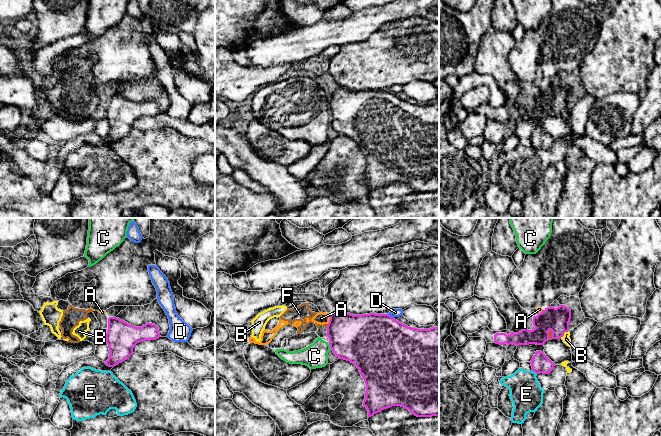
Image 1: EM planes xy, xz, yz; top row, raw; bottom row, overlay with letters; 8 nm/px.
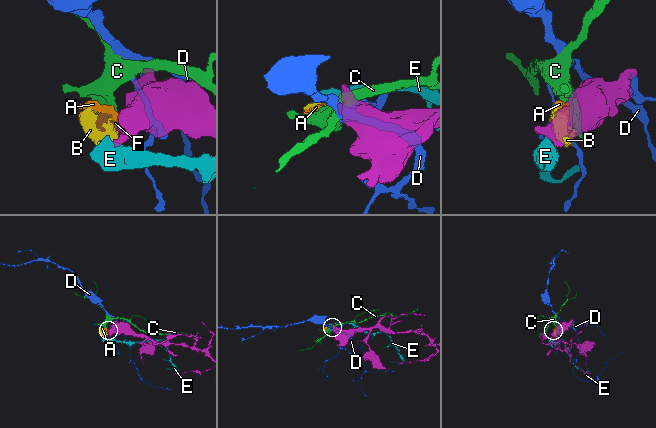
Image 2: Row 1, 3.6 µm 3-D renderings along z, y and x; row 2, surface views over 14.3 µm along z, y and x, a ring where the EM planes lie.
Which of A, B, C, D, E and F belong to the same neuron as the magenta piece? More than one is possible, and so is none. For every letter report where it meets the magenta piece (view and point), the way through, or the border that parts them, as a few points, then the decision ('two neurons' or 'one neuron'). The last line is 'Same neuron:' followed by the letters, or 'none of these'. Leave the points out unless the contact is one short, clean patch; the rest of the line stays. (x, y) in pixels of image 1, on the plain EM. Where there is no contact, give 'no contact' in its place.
A: meets magenta in xz at (330, 95); border along xz (330, 91), (327, 99); two neurons
B: meets magenta in yz at (563, 110); two neurons
C: meets magenta in xz at (330, 122); two neurons
D: meets magenta in xz at (389, 91); two neurons
E: meets magenta in yz at (534, 147); two neurons
F: meets magenta in yz at (548, 110); border along yz (549, 105), (549, 113), (551, 115); two neurons
Same neuron: none of these

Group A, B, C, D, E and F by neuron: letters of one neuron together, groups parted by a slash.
A B C F / D / E

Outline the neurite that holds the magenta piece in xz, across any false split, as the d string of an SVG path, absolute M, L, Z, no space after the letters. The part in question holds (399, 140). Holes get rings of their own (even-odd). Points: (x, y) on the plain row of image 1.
M338 88L330 91L327 112L333 129L359 145L366 161L363 182L368 187L368 194L392 182L404 183L417 193L439 192L439 103L408 103L388 90Z

